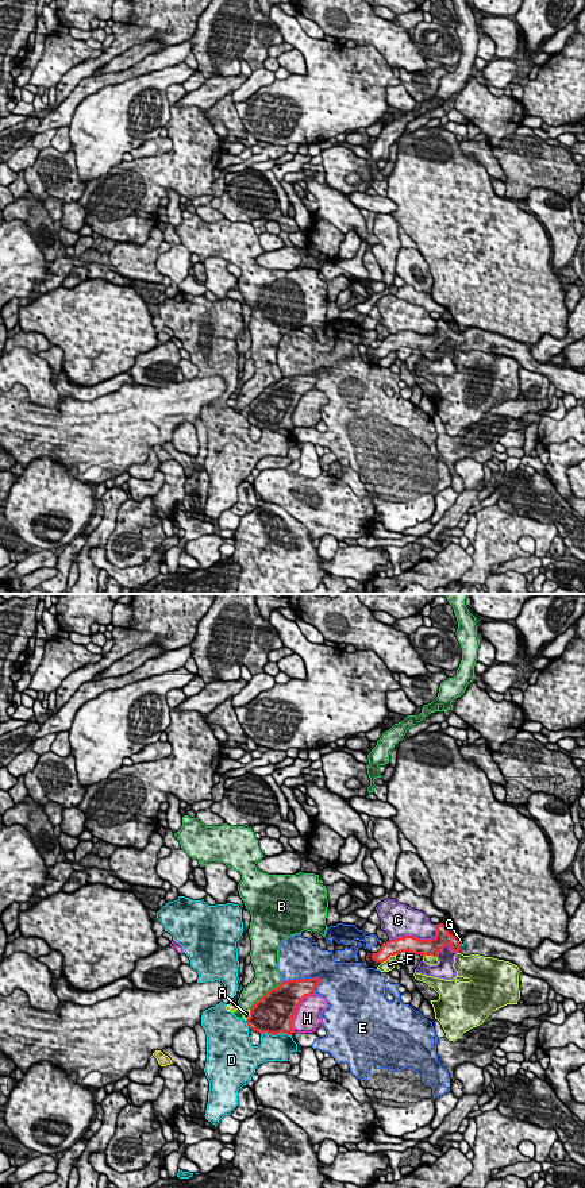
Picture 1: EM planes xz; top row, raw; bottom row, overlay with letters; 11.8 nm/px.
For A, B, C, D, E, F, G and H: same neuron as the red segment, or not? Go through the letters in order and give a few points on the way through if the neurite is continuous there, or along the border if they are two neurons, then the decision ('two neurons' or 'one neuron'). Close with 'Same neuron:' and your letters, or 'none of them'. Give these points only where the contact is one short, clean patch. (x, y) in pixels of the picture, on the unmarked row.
A: border xz (250, 405), (246, 415); two neurons
B: two neurons
C: two neurons
D: two neurons
E: two neurons
F: two neurons
G: one neuron
H: two neurons
Same neuron: G

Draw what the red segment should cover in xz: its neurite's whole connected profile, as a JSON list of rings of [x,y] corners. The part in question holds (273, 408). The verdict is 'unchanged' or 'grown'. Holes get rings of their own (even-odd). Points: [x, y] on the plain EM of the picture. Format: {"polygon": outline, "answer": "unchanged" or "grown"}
{"polygon": [[[319,373],[282,377],[278,382],[268,386],[250,404],[246,414],[249,424],[263,429],[277,431],[280,428],[292,431],[292,414],[305,392],[313,390]]], "answer": "unchanged"}

